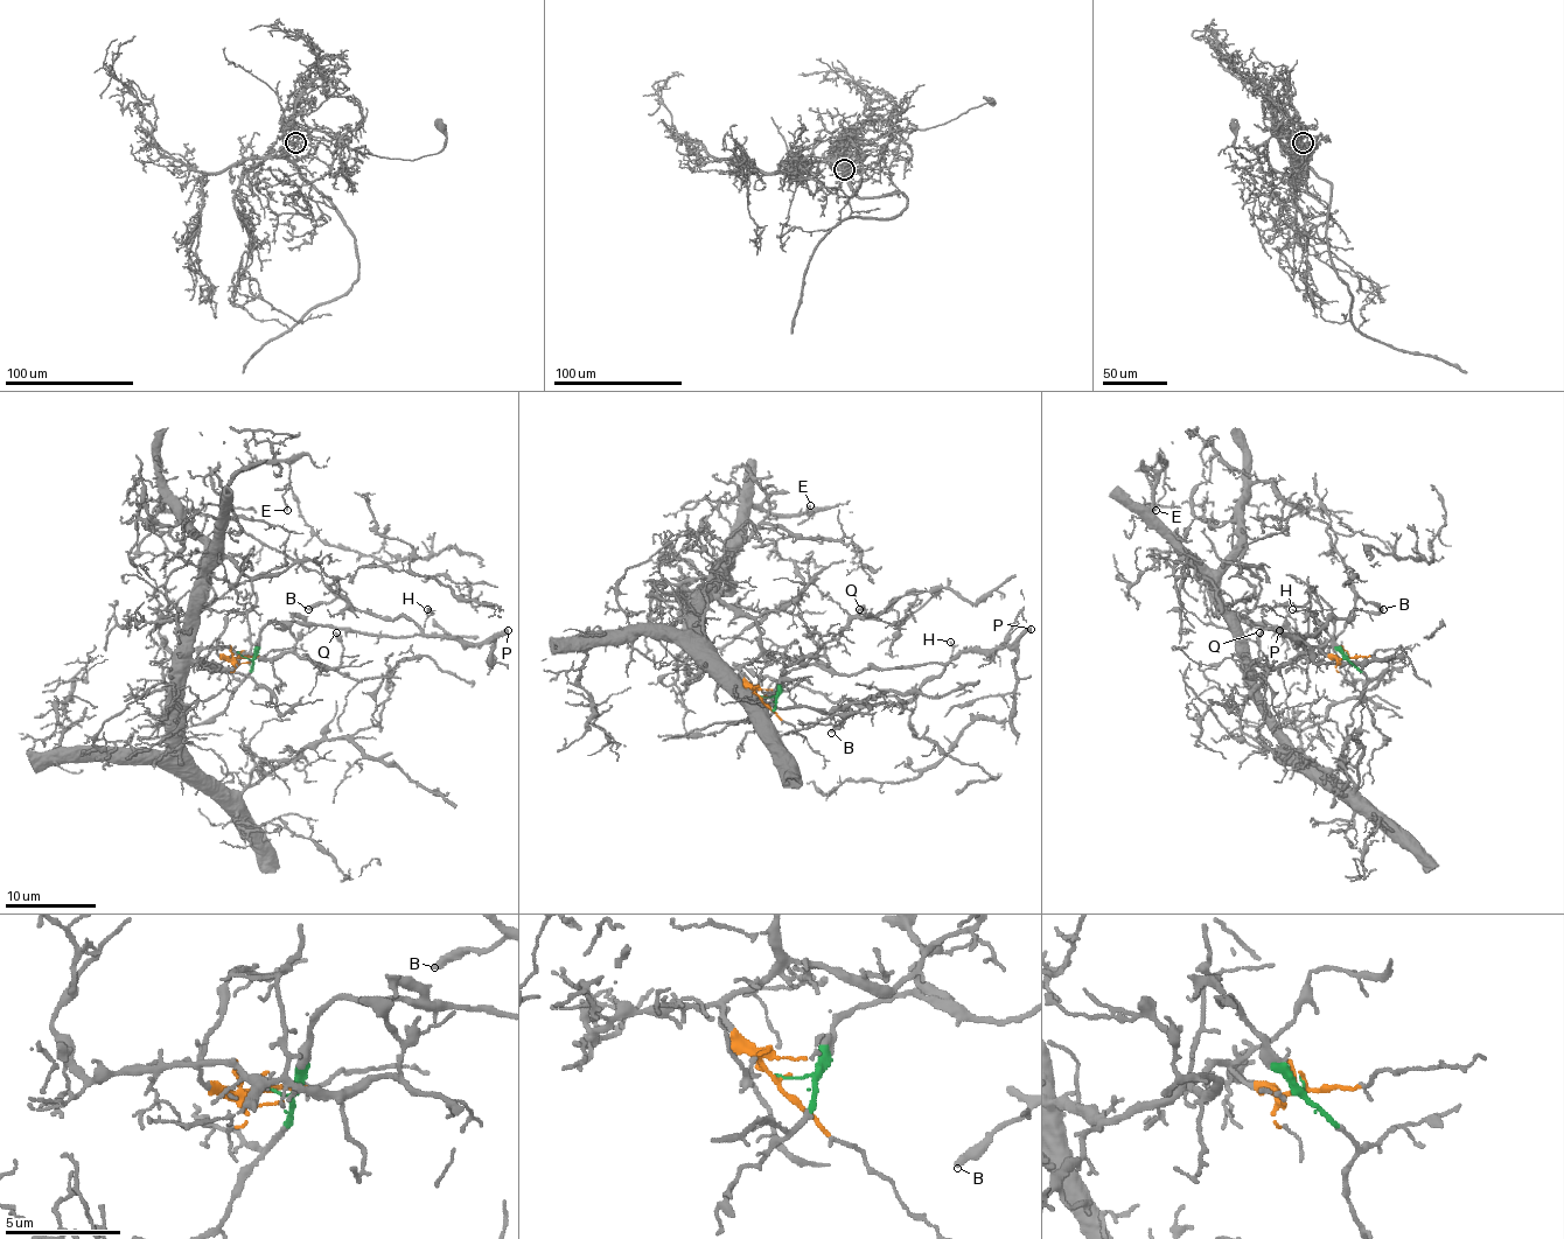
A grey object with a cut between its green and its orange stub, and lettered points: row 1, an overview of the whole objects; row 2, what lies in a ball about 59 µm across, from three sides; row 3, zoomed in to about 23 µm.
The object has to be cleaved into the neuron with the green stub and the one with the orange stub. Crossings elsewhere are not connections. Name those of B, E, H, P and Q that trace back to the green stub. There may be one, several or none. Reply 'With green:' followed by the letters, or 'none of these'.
With green: B, H, P

